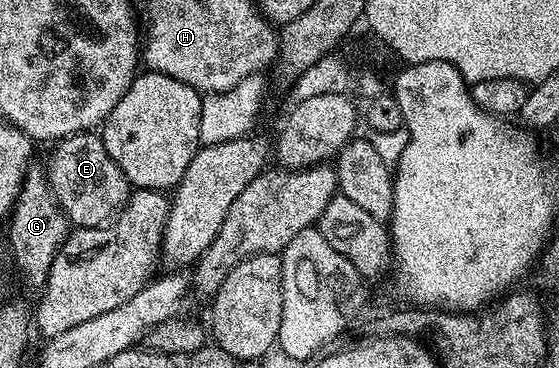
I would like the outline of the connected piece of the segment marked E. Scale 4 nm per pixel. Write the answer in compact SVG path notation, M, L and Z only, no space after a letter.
M81 133L59 140L46 162L48 184L64 210L69 224L77 227L103 227L128 202L130 184L118 165L106 153L103 138L96 133Z

